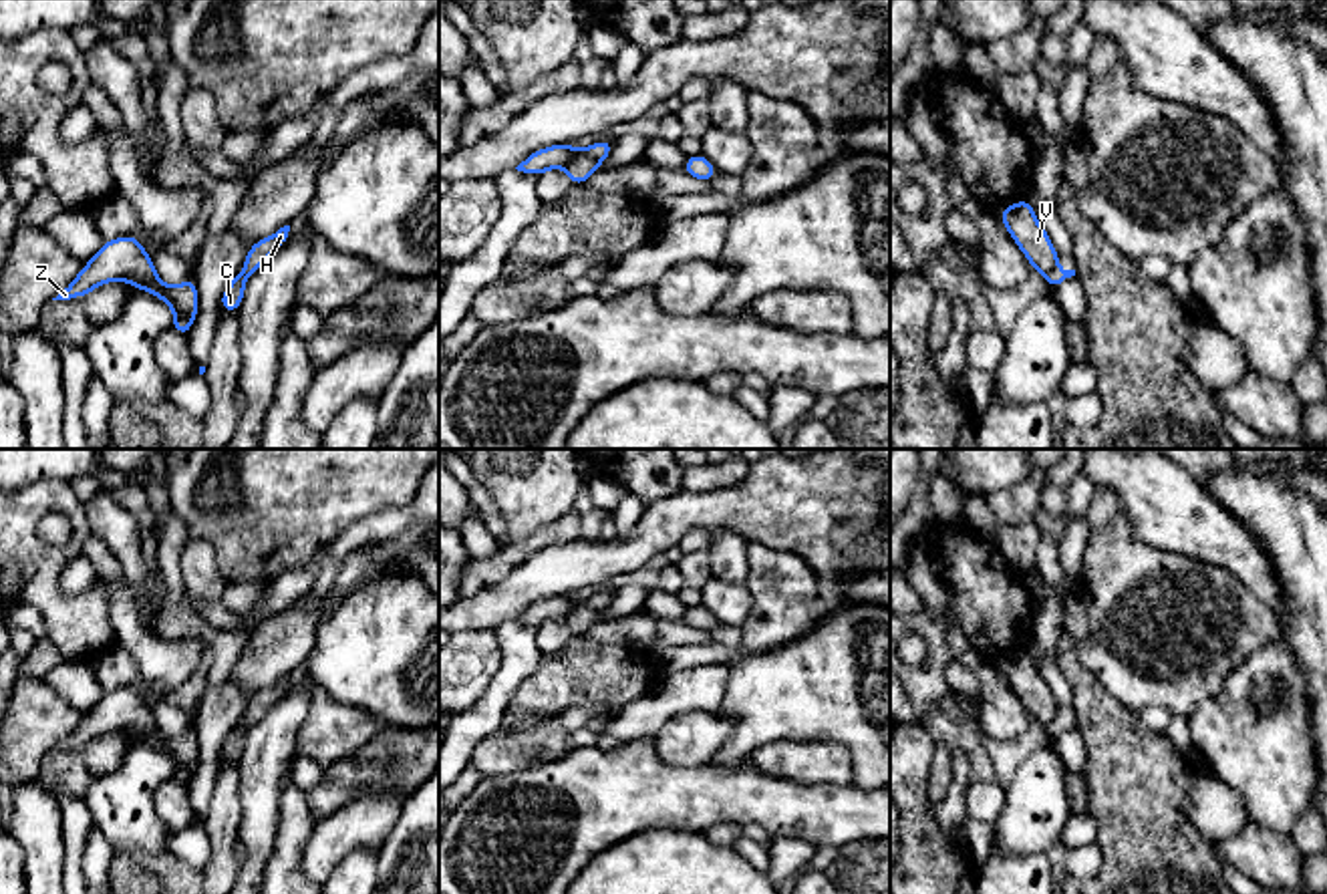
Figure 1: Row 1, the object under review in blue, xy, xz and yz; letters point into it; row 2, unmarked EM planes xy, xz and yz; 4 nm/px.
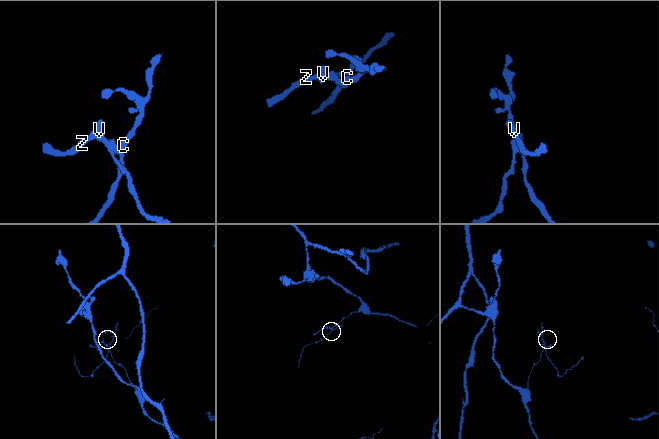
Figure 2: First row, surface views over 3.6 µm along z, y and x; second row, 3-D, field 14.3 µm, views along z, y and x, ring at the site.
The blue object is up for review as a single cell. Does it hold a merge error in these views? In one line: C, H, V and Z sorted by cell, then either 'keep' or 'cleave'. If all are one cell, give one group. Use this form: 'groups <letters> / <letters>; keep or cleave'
groups C H / V Z; cleave

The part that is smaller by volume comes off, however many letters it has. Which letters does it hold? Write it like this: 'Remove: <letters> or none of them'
Remove: C, H

